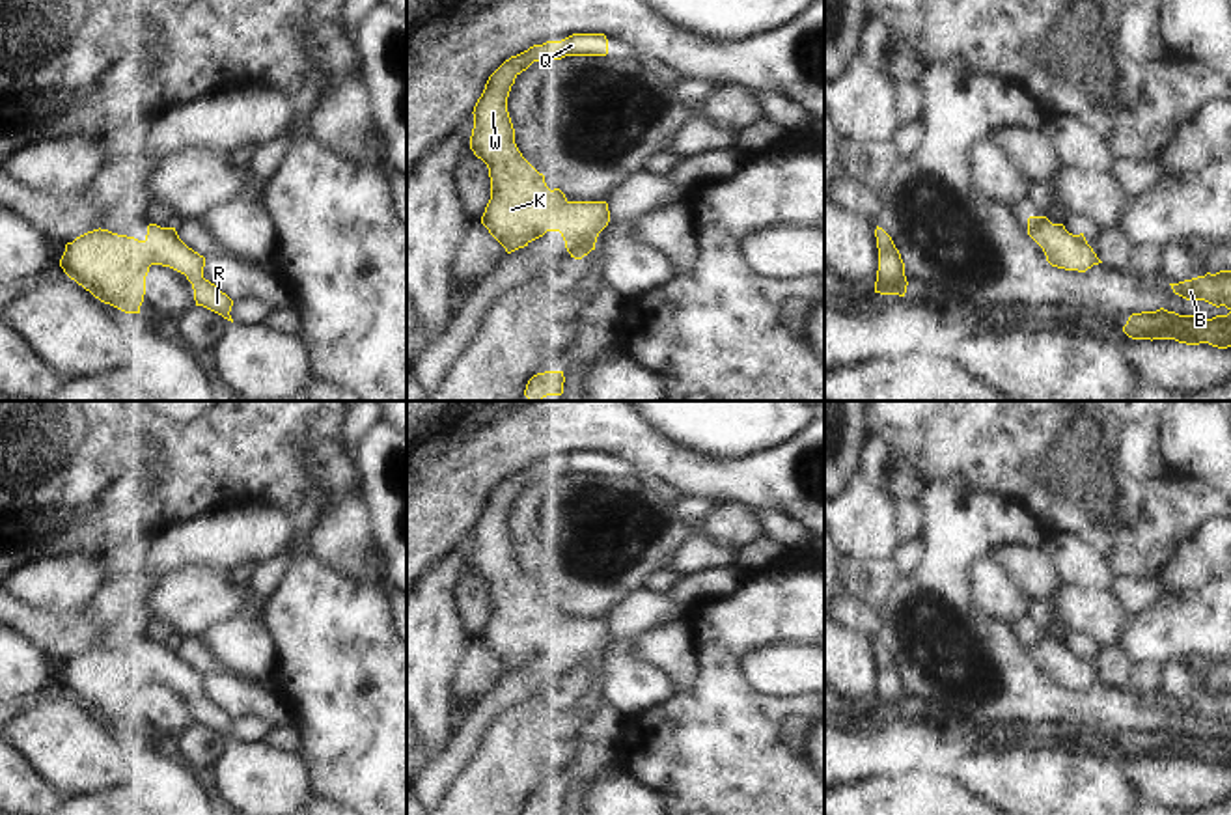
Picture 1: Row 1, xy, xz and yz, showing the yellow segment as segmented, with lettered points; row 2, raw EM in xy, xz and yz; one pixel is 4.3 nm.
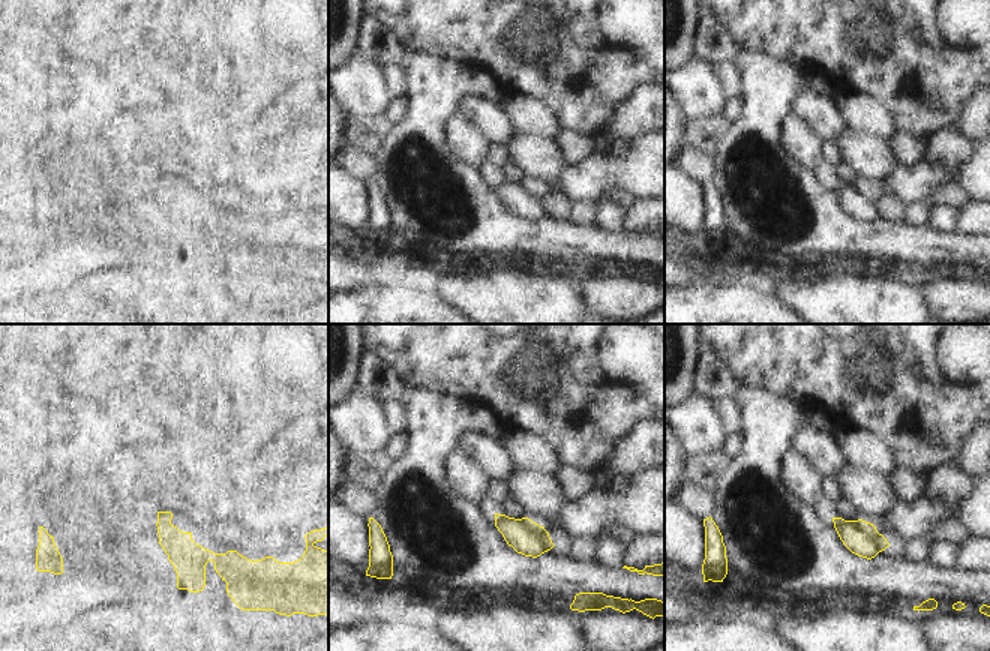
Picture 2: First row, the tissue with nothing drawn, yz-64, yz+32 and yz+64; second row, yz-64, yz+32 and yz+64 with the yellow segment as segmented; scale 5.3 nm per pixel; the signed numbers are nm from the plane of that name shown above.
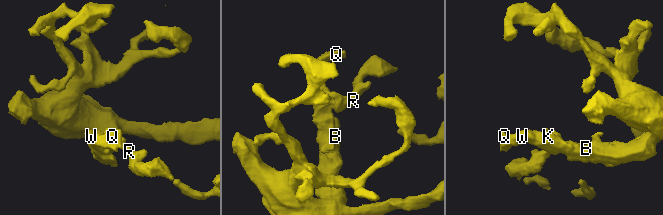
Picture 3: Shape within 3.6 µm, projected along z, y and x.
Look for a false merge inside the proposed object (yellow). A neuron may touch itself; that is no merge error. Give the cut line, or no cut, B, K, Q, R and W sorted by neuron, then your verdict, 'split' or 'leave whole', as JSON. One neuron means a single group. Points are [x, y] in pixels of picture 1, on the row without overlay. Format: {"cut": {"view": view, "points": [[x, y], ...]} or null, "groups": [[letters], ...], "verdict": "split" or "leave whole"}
{"cut": null, "groups": [["B", "K", "Q", "R", "W"]], "verdict": "leave whole"}

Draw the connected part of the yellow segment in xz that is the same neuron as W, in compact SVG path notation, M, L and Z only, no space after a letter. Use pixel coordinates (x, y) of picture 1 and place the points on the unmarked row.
M573 451L561 459L546 459L505 477L487 498L474 524L470 567L489 586L491 617L481 642L507 671L528 664L546 649L560 649L574 677L591 668L610 640L606 619L569 619L560 606L550 608L519 569L507 530L507 515L515 496L539 477L565 474L606 474L604 451Z

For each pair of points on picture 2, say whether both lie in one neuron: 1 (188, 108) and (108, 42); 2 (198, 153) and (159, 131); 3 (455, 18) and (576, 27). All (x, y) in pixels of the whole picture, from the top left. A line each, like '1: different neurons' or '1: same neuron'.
1: different neurons
2: different neurons
3: same neuron

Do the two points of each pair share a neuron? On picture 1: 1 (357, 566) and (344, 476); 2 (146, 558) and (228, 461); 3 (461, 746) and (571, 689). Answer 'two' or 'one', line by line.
1: one
2: two
3: two

